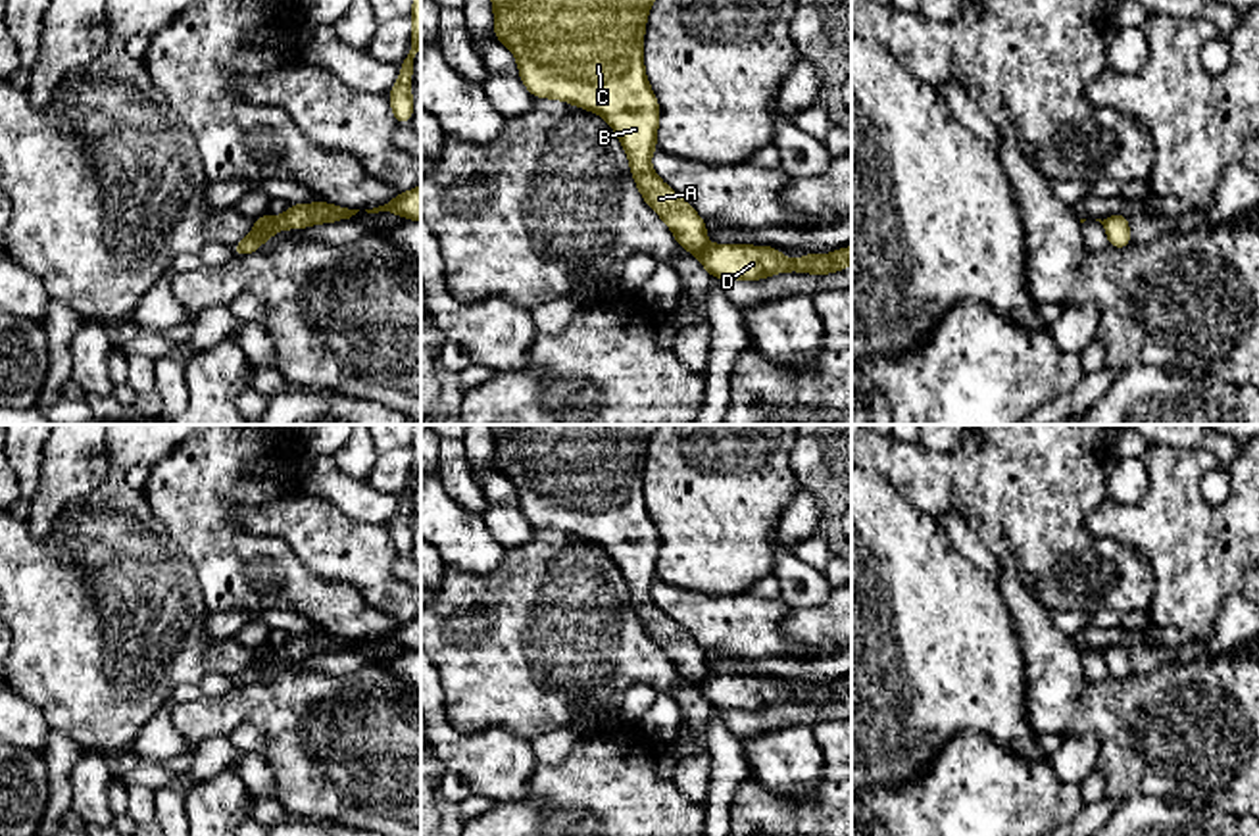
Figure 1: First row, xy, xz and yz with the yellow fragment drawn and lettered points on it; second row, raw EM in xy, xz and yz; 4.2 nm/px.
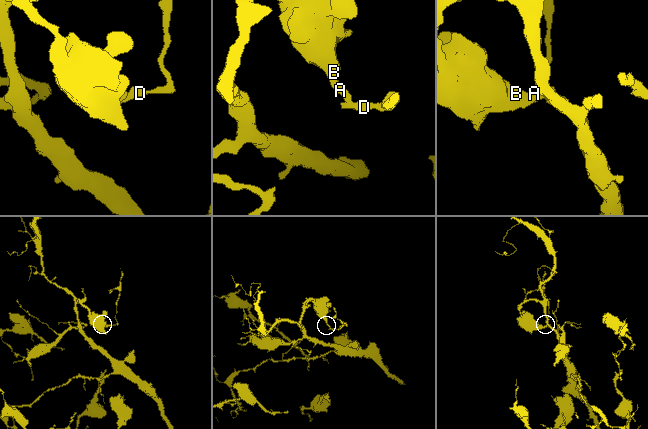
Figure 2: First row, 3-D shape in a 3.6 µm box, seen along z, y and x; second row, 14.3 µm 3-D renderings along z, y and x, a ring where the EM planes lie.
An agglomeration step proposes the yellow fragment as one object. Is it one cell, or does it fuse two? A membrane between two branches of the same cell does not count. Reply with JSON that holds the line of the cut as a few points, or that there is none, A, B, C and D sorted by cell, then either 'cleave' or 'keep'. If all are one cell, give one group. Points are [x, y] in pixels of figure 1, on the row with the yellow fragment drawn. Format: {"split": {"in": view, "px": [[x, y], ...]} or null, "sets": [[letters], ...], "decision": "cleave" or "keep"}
{"split": {"in": "xy", "px": [[273, 218], [264, 231], [250, 235]]}, "sets": [["A", "B", "C"], ["D"]], "decision": "cleave"}

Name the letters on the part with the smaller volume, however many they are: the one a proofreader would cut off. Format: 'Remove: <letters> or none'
Remove: D

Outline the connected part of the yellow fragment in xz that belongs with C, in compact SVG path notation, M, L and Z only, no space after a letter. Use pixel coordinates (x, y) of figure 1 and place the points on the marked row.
M492 0L494 38L517 58L519 79L534 98L563 100L602 115L617 133L644 202L692 254L705 248L707 223L652 169L659 104L642 61L646 19L654 0Z

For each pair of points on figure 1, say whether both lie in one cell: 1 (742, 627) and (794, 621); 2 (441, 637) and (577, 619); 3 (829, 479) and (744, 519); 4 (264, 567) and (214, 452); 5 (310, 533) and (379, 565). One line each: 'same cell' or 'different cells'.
1: different cells
2: same cell
3: different cells
4: same cell
5: same cell

